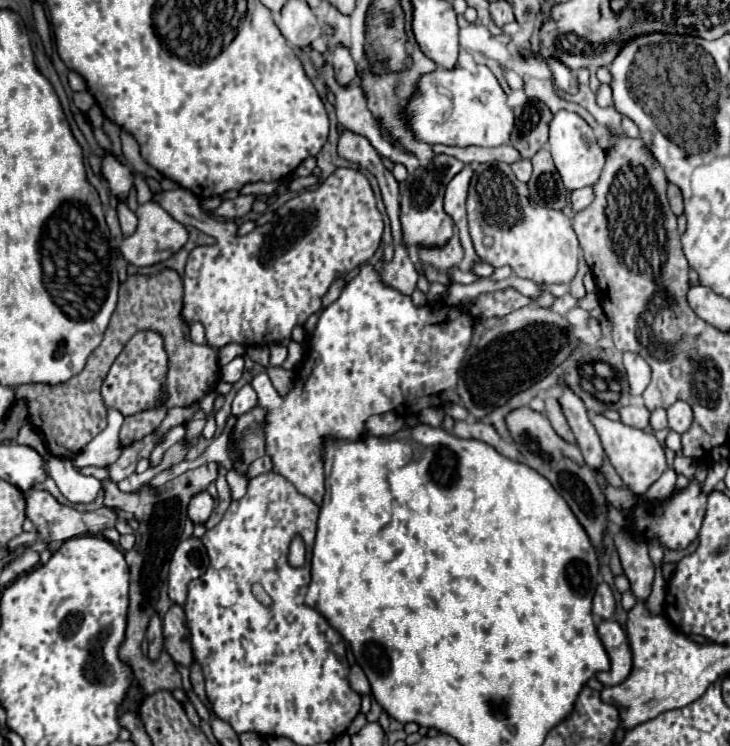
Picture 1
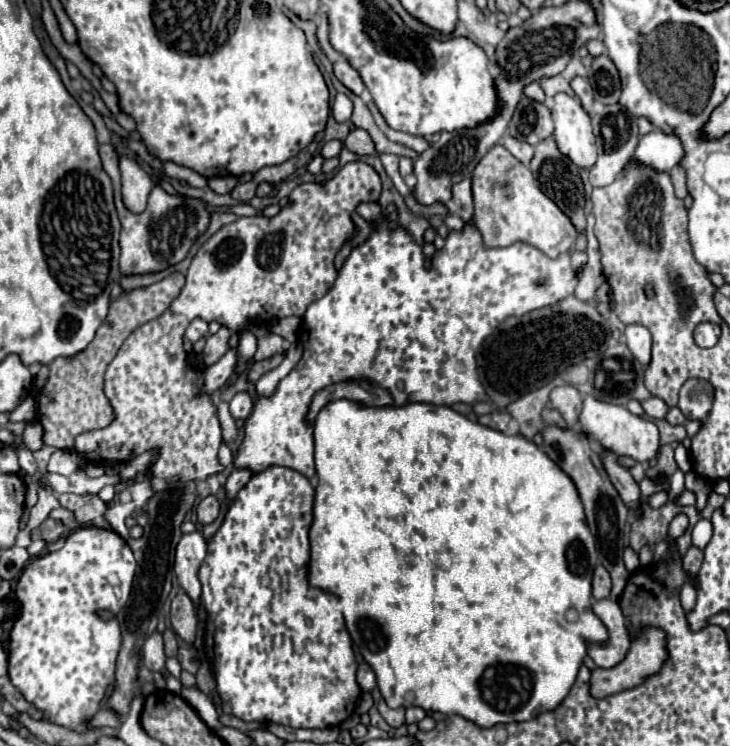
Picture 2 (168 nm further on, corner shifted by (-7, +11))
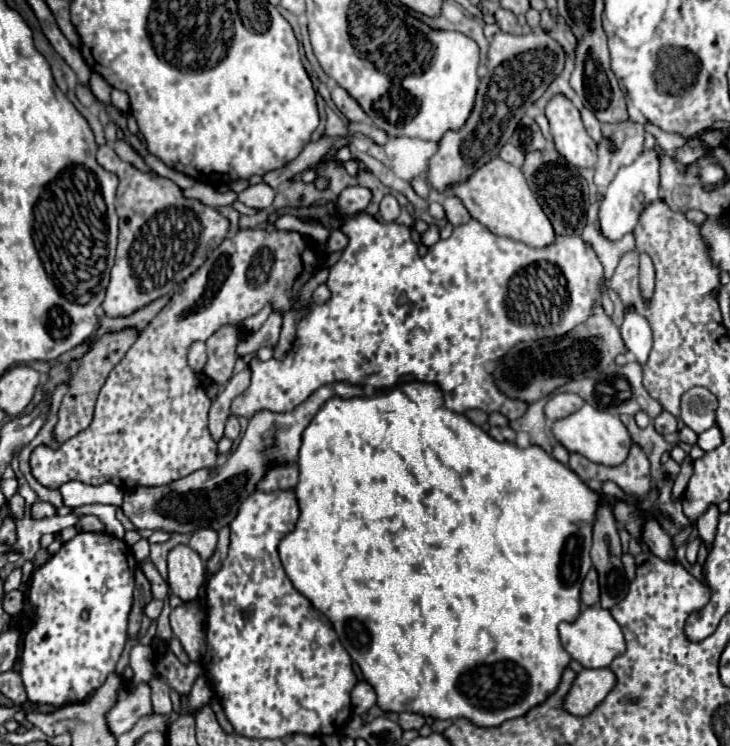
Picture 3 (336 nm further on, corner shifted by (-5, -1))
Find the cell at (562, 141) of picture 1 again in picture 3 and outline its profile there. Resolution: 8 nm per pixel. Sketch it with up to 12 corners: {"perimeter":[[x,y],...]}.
{"perimeter":[[557,94],[545,108],[557,152],[593,168],[597,144],[579,110]]}

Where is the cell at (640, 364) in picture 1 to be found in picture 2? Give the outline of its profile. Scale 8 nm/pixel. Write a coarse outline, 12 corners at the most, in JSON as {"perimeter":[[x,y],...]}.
{"perimeter":[[629,324],[625,344],[643,366],[651,360],[651,334],[641,324]]}

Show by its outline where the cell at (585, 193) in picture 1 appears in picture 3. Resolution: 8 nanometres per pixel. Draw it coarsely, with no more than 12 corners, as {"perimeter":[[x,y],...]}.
{"perimeter":[[601,126],[595,184],[607,188],[617,168],[643,152],[645,128]]}

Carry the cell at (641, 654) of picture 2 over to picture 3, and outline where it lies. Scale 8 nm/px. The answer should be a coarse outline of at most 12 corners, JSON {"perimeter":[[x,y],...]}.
{"perimeter":[[609,668],[581,670],[565,698],[575,716],[593,712],[615,688]]}

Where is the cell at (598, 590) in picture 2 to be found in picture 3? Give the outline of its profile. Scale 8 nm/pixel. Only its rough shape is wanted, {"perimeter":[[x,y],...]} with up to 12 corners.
{"perimeter":[[591,568],[581,588],[585,606],[599,604],[597,572]]}

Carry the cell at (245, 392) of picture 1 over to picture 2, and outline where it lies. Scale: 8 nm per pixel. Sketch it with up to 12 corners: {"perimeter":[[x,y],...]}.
{"perimeter":[[247,392],[235,394],[229,410],[235,420],[245,418],[253,410]]}

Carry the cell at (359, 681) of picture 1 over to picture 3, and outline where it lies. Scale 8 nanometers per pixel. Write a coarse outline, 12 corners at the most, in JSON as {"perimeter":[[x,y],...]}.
{"perimeter":[[359,682],[351,692],[355,714],[375,704],[375,690]]}

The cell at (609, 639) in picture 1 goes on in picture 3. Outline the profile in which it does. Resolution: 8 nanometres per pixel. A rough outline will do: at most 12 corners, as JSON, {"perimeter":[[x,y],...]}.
{"perimeter":[[583,608],[559,626],[561,646],[583,668],[609,668],[625,652],[611,612]]}

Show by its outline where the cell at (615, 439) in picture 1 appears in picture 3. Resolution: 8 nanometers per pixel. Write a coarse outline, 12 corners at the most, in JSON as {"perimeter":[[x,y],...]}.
{"perimeter":[[585,404],[557,420],[569,452],[603,466],[623,464],[633,446],[619,416]]}

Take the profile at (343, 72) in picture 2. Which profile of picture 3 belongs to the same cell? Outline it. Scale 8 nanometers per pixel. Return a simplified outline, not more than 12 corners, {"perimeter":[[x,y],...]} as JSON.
{"perimeter":[[335,86],[331,98],[349,120],[363,122],[363,108],[357,100]]}

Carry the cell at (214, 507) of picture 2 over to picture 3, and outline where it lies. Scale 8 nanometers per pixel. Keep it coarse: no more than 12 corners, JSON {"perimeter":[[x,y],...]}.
{"perimeter":[[213,528],[193,532],[189,546],[207,562],[217,546]]}

